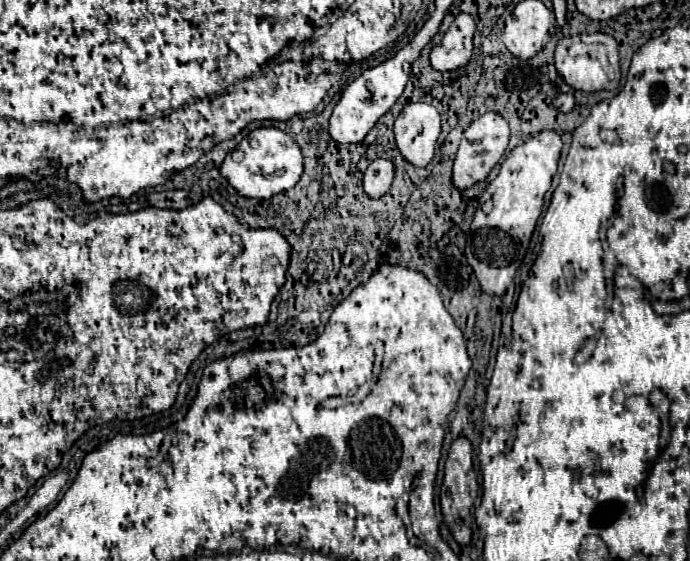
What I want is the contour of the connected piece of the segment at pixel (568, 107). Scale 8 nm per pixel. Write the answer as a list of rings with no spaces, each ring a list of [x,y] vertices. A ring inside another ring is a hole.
[[[559,94],[555,100],[553,100],[553,106],[561,112],[571,112],[573,110],[573,104],[575,104],[575,98],[573,94]]]

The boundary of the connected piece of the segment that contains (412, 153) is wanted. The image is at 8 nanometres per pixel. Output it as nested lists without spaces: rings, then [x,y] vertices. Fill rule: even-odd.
[[[407,104],[397,116],[393,132],[403,158],[413,166],[427,166],[441,134],[441,116],[431,104]]]

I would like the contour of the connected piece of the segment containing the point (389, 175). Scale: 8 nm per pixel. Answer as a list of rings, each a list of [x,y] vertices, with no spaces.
[[[373,160],[365,174],[363,174],[363,190],[369,198],[381,198],[389,192],[391,188],[391,182],[393,182],[393,174],[395,174],[395,168],[393,168],[393,162],[389,160]]]

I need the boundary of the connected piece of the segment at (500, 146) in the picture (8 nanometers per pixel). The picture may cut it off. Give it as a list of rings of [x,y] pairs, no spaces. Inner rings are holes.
[[[487,110],[477,120],[473,120],[471,126],[465,130],[459,150],[457,150],[457,156],[455,156],[453,174],[451,174],[453,186],[457,190],[467,190],[473,184],[483,182],[489,176],[491,168],[501,160],[501,156],[507,148],[507,142],[509,142],[509,126],[501,114]]]

